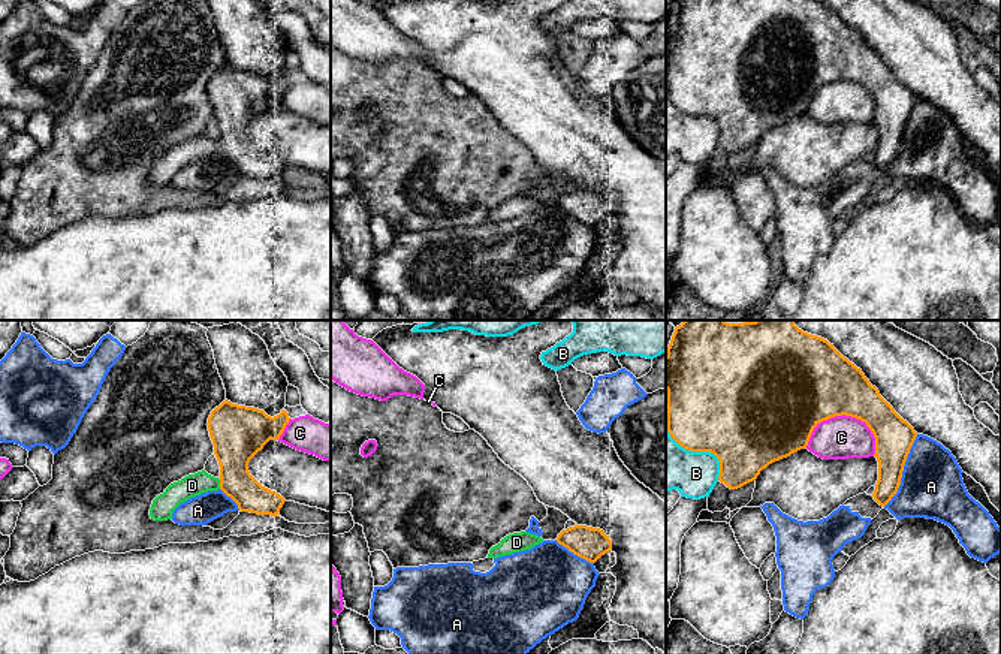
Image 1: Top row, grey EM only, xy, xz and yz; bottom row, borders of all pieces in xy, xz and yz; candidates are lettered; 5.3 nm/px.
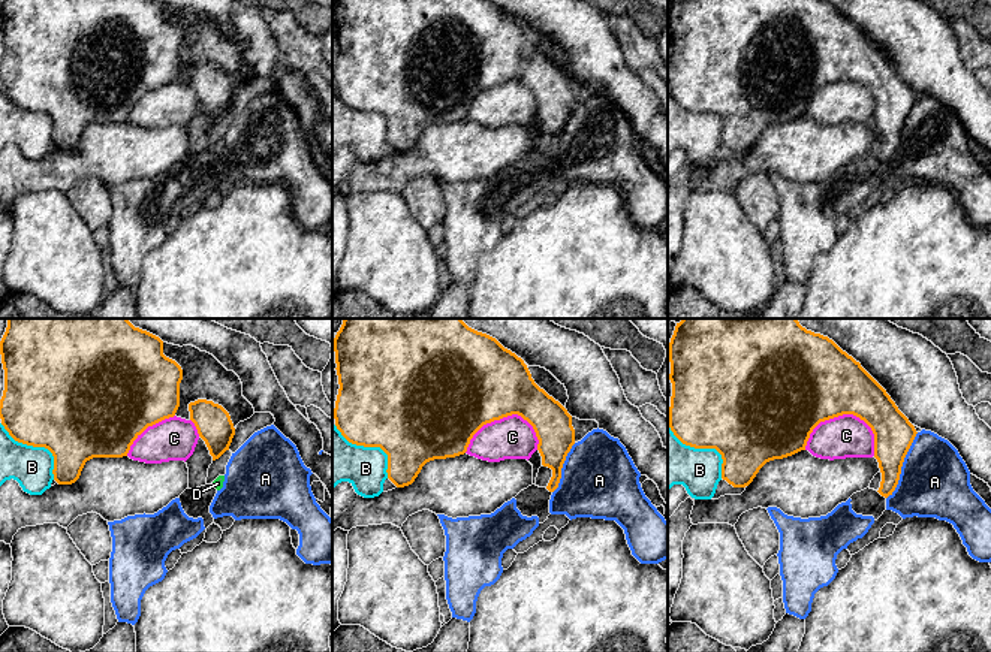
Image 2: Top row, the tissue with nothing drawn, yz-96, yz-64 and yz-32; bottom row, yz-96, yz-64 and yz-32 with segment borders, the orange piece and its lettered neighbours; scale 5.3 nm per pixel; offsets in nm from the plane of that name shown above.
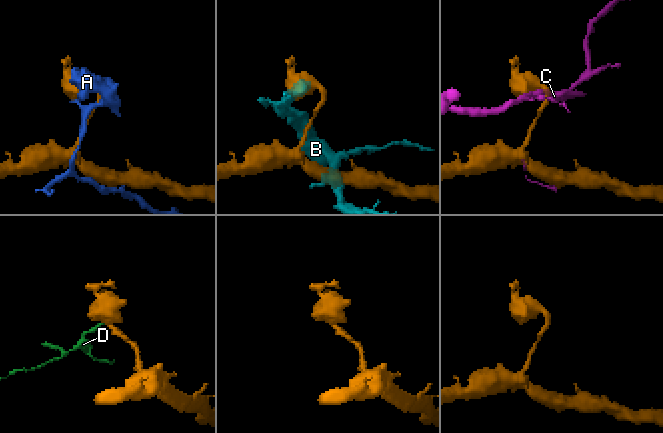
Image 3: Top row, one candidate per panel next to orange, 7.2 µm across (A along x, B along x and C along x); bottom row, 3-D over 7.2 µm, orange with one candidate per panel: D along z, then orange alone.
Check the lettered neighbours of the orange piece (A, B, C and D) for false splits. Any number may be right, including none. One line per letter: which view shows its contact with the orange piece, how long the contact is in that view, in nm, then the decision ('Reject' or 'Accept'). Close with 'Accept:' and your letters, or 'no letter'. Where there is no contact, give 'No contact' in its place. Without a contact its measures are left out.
A: Touches orange in yz. Shared border 440 nm. Reject
B: Touches orange in yz. Shared border 400 nm. Reject
C: Touches orange in yz. Shared border 380 nm. Reject
D: Touches orange in xy. Shared border 60 nm. Accept
Accept: D

